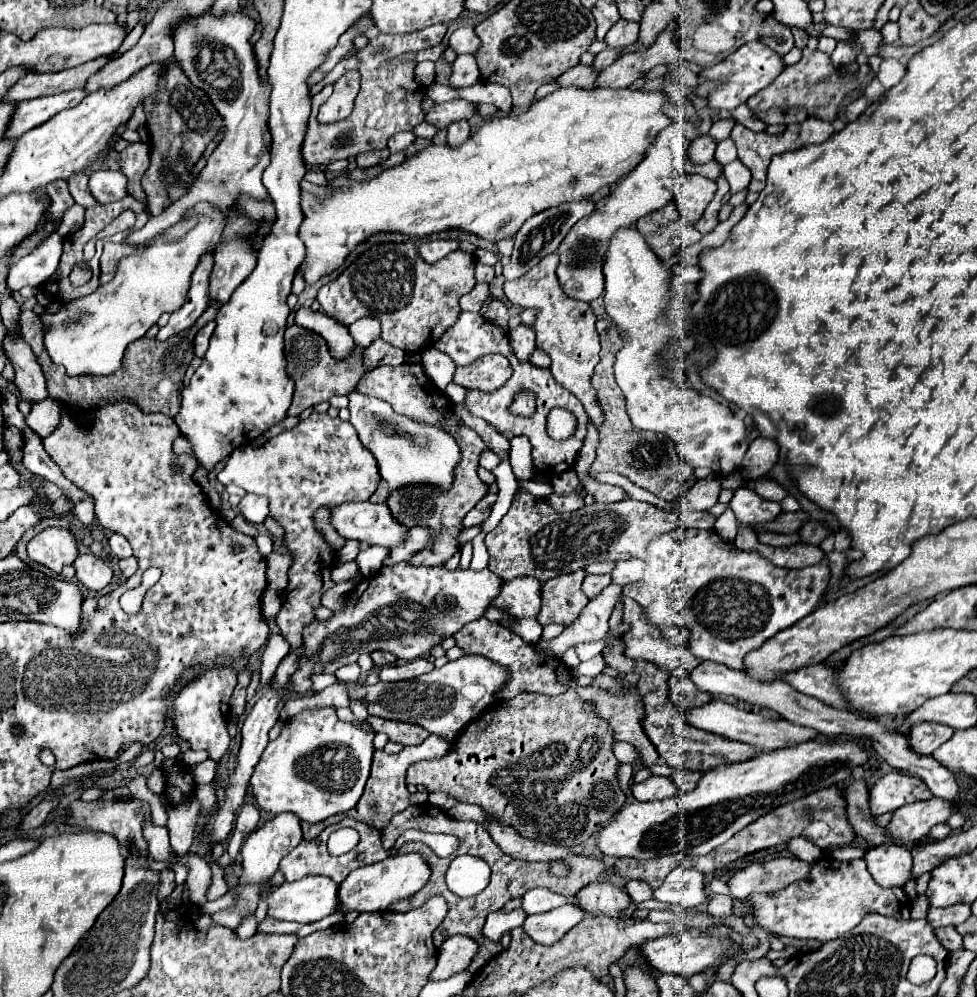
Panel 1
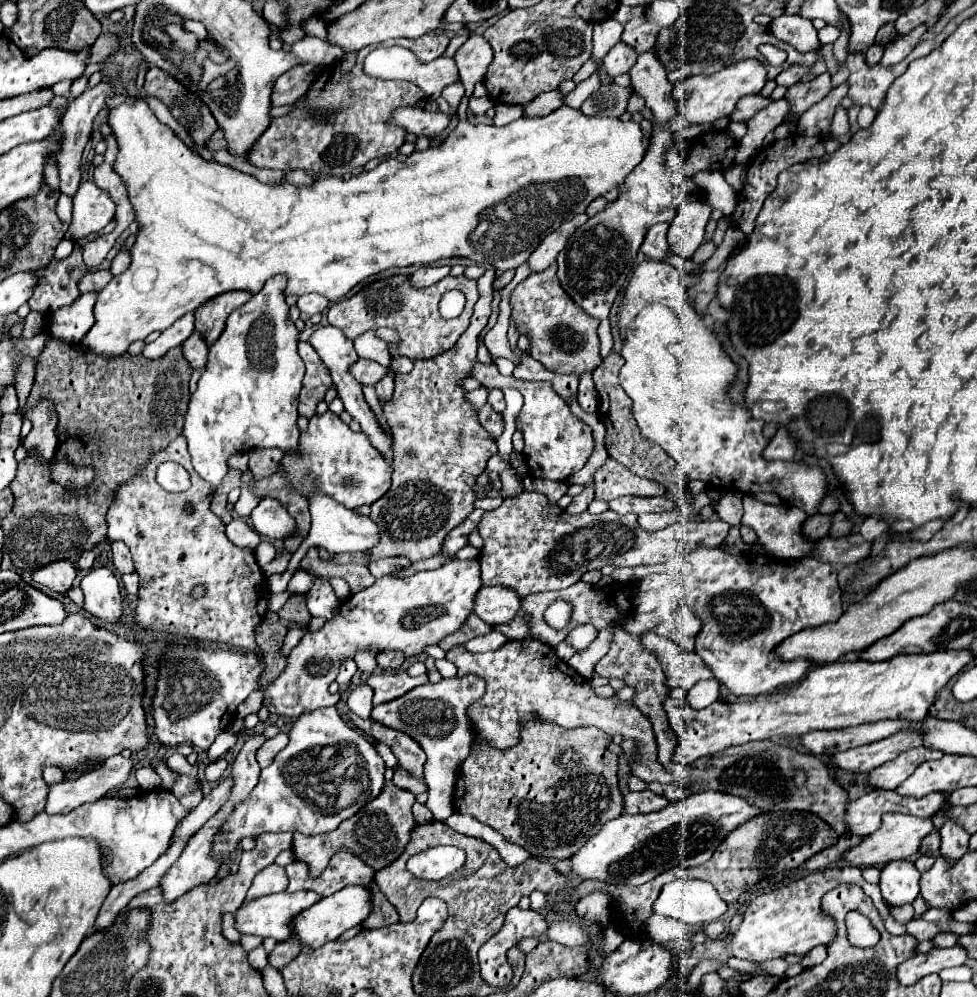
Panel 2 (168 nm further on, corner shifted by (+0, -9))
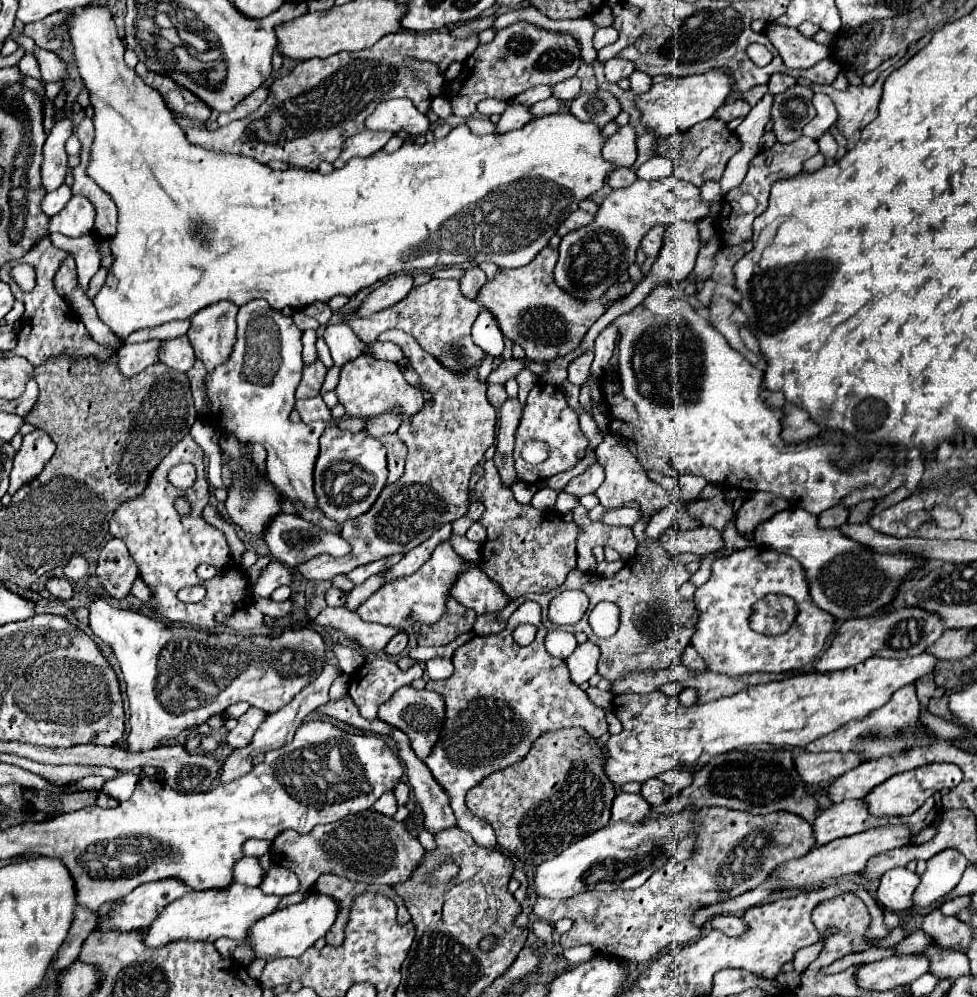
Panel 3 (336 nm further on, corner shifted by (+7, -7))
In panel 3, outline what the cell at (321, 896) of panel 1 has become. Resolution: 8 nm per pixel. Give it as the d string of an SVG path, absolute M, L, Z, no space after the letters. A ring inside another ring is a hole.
M231 883L223 889L205 889L191 891L191 895L183 895L181 899L169 903L165 911L147 927L145 941L149 947L161 947L169 941L191 939L191 941L217 941L219 937L229 937L243 941L249 935L249 929L269 913L273 913L279 905L279 895L265 895L259 887L249 887L243 883Z

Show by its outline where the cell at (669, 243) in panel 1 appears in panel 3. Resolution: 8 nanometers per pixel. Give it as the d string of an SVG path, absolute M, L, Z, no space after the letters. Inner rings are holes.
M657 225L657 227L653 227L653 229L643 237L641 249L643 249L643 253L645 253L647 257L657 257L657 255L659 255L659 251L661 251L661 247L663 247L665 231L667 231L667 227Z

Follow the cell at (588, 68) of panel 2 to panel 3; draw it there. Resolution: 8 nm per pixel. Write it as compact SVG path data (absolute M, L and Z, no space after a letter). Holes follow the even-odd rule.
M579 77L565 79L563 83L557 83L557 85L553 87L553 97L563 99L563 101L575 99L575 97L579 95L579 87L581 87L581 79L579 79Z

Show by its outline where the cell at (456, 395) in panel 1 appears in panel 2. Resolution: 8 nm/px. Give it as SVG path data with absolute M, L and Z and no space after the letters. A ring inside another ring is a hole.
M481 386L471 392L467 392L466 400L474 407L474 409L476 409L476 411L479 411L486 403L487 396L488 389Z

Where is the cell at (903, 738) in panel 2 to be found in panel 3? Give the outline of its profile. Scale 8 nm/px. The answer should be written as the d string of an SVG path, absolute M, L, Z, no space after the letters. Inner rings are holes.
M801 751L795 757L797 771L807 785L827 783L843 773L861 765L863 757L857 751L829 751L829 753L809 753Z

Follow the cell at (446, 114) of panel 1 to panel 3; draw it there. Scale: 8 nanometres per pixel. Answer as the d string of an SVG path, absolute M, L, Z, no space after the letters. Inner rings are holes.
M389 99L377 105L365 121L365 127L371 131L405 131L409 135L421 135L429 131L431 123L427 115L417 111L409 99Z

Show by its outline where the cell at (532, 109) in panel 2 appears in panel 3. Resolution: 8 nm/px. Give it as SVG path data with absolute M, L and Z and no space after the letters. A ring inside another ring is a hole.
M509 103L507 109L503 111L499 123L497 123L497 133L505 133L509 129L521 129L525 123L529 123L533 119L531 107L523 105L523 103Z

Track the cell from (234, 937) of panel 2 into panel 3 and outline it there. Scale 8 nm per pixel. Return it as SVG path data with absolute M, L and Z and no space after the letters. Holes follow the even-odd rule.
M221 937L221 939L215 941L217 951L219 951L221 955L225 955L225 957L231 957L231 953L233 953L233 949L235 949L237 945L239 945L239 941L235 941L235 939L227 939L227 937Z

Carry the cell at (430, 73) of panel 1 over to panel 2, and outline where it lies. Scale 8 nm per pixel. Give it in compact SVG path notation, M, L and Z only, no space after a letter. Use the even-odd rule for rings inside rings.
M458 81L456 85L448 85L446 89L442 91L442 97L450 103L452 109L458 109L458 103L460 103L462 95L464 95L464 85L462 85L460 81Z

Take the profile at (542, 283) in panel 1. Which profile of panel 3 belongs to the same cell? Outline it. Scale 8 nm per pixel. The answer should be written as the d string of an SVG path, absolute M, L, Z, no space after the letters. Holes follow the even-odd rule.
M545 247L529 265L519 269L501 269L493 281L481 287L475 299L497 317L503 335L513 343L519 343L525 349L525 355L535 361L551 361L575 351L589 327L605 313L605 303L617 301L633 291L633 283L627 281L625 285L613 285L599 301L581 303L555 285L553 267L557 263L557 255L557 249Z

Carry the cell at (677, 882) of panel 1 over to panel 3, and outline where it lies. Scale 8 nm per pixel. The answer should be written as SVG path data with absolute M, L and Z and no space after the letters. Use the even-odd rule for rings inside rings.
M713 915L711 925L713 925L713 929L719 929L725 935L733 935L733 937L737 937L745 931L745 923L735 915Z

